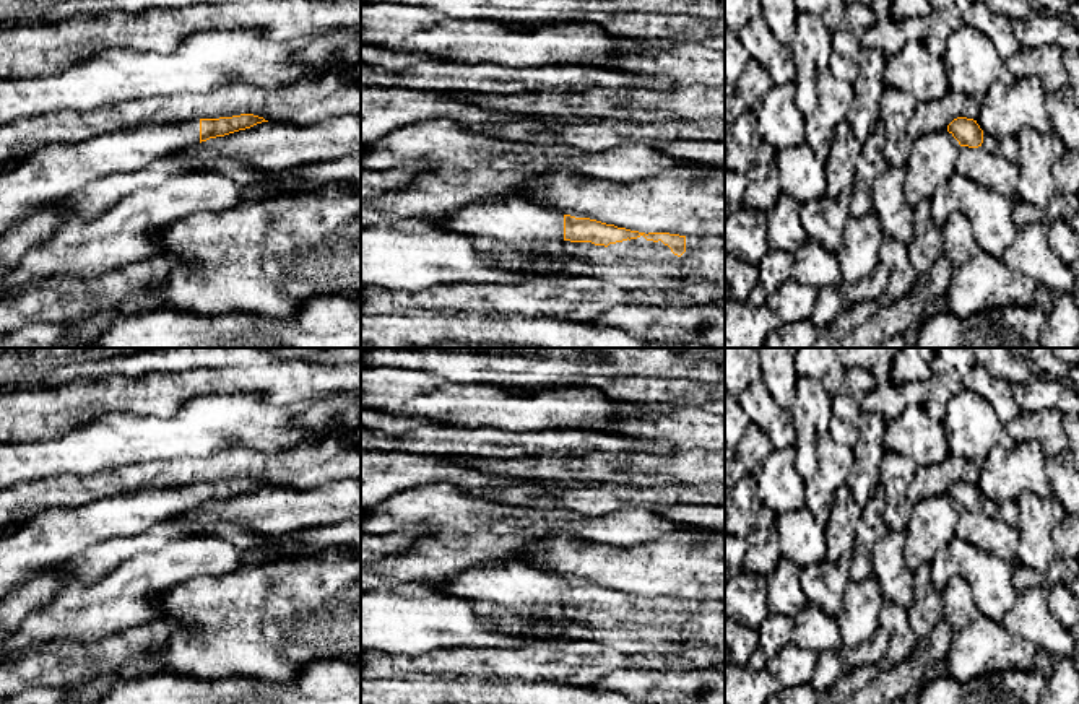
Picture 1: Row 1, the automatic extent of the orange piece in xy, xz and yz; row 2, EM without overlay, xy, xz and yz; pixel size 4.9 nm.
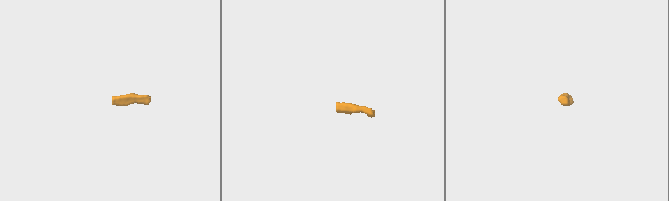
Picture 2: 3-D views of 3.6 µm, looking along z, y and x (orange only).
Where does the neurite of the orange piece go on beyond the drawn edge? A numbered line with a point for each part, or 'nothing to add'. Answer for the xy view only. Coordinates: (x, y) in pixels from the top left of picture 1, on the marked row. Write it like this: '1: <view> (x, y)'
1: xy (47, 176)

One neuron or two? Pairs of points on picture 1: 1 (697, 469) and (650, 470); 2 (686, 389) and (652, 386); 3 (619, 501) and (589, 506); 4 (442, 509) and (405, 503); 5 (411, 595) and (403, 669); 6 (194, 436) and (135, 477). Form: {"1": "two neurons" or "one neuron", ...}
{"1": "one neuron", "2": "one neuron", "3": "one neuron", "4": "one neuron", "5": "two neurons", "6": "two neurons"}

